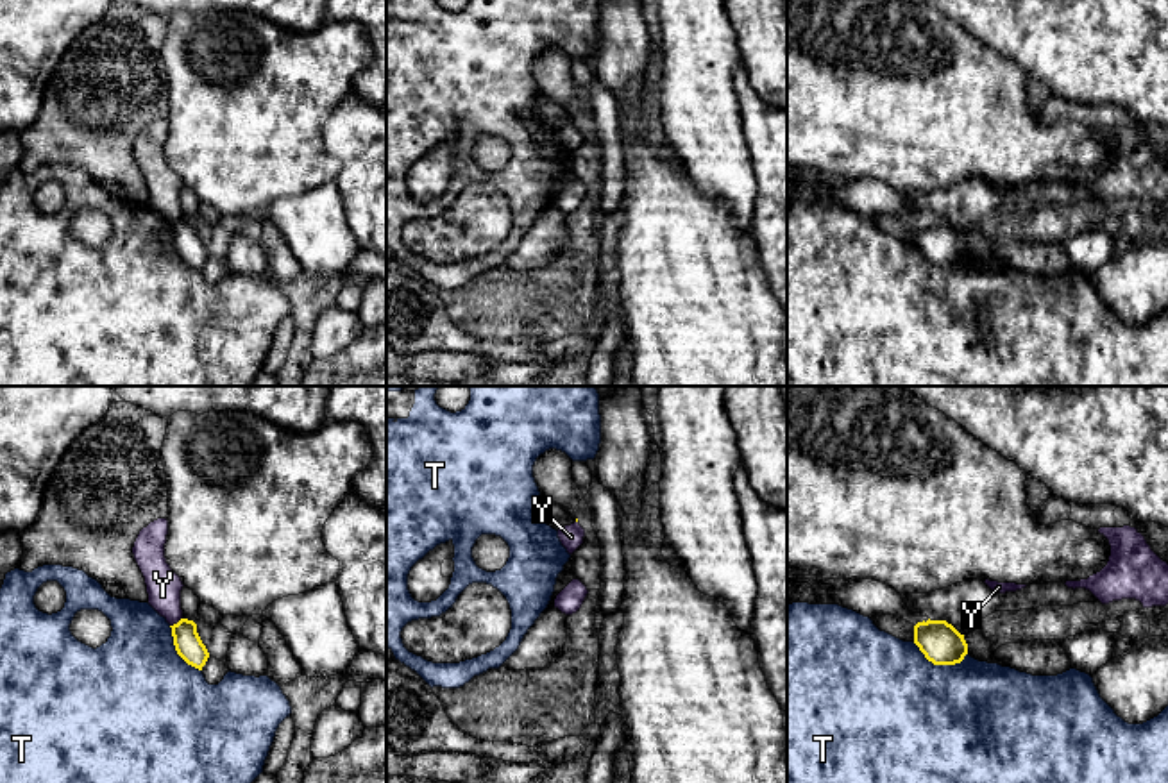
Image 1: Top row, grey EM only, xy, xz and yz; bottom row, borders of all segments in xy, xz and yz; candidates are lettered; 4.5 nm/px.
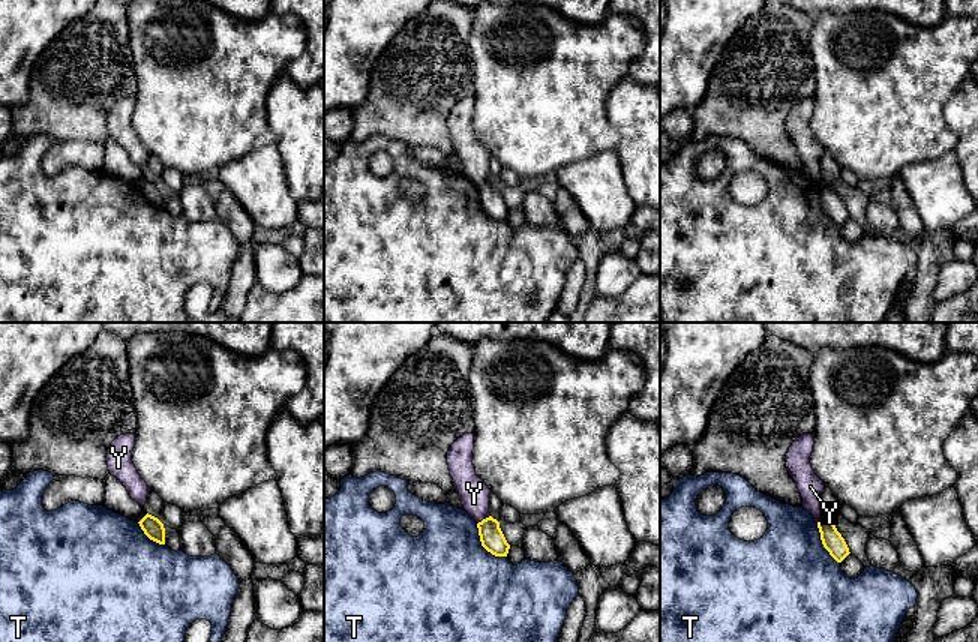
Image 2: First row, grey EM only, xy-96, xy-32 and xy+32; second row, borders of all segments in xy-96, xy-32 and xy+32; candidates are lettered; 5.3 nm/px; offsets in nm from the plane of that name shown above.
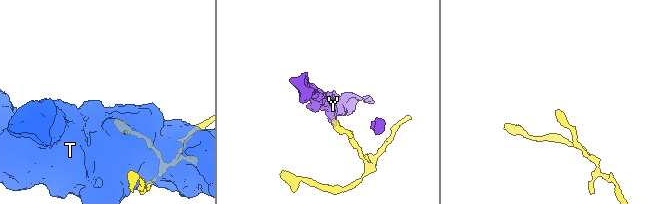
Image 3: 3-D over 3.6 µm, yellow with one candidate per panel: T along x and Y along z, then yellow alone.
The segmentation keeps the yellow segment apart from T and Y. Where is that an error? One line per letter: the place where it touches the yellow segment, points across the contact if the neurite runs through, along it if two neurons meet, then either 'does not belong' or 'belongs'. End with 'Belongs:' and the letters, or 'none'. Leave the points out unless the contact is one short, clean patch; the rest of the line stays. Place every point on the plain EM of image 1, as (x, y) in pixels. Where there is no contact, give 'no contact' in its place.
T: meets yellow in yz at (939, 263); does not belong
Y: meets yellow in xy at (177, 222); border along xy (181, 217), (170, 226); does not belong
Belongs: none

